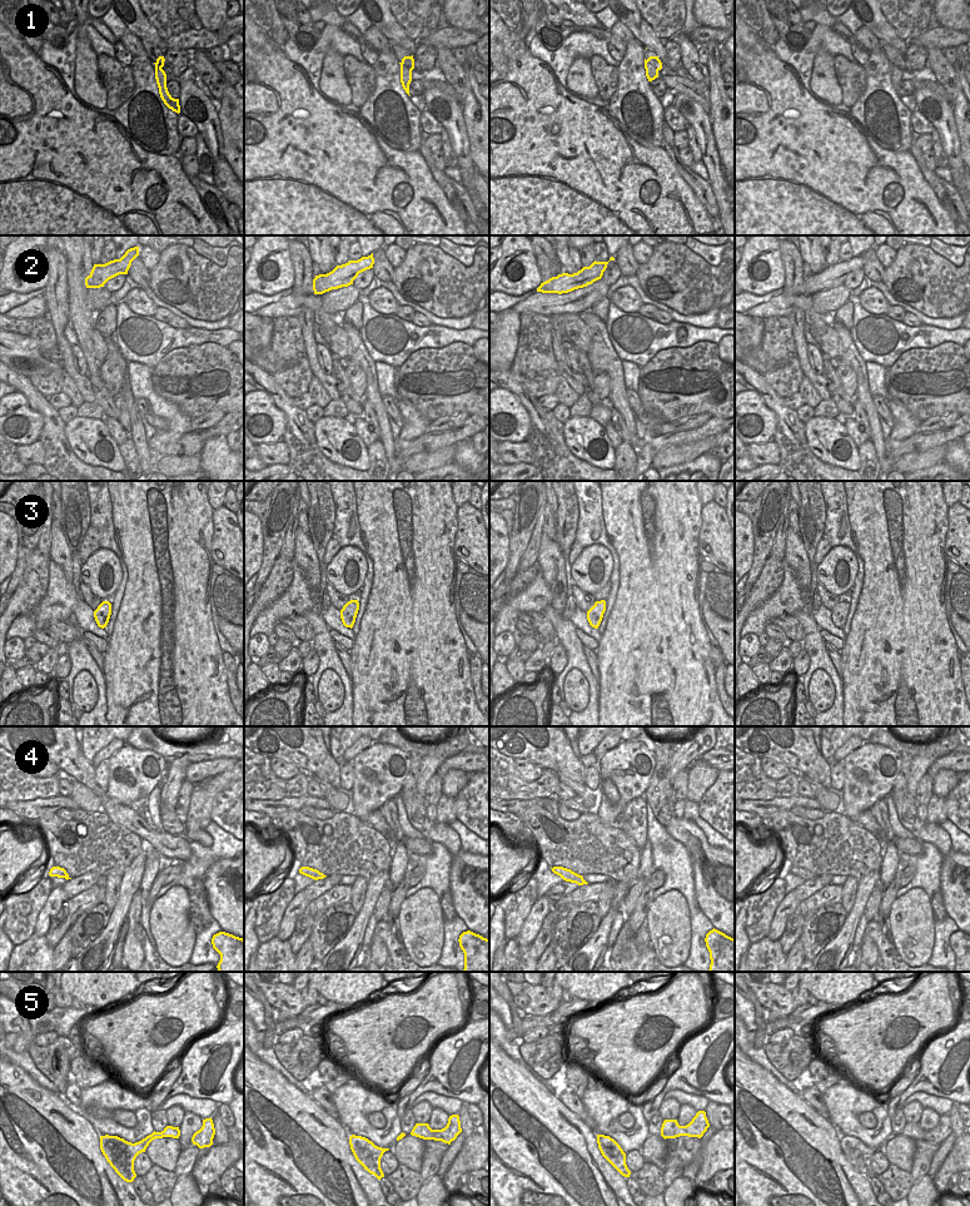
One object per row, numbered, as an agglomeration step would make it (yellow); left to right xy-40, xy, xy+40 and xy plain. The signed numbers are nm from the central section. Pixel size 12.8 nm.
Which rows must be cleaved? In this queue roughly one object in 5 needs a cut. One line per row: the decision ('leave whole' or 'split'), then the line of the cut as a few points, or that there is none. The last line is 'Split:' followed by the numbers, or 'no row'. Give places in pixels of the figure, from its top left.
1: leave whole | no cut
2: leave whole | no cut
3: leave whole | no cut
4: leave whole | no cut
5: leave whole | no cut
Split: no row

